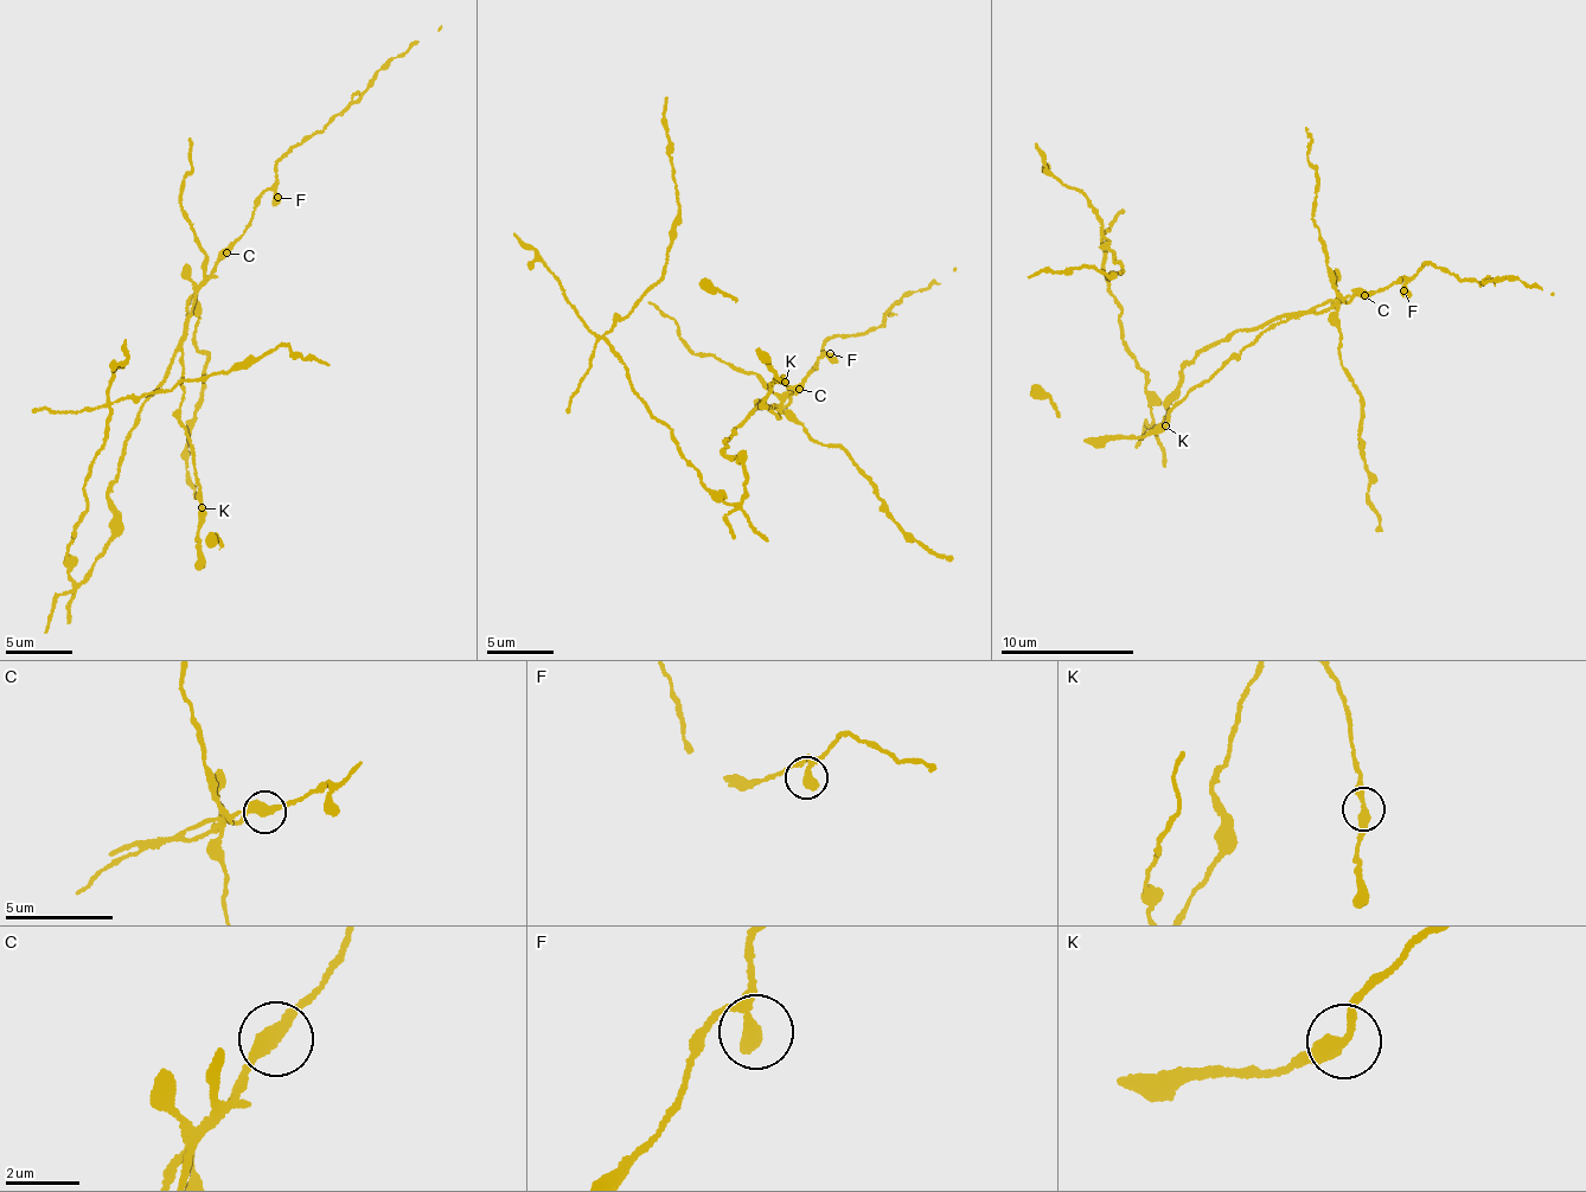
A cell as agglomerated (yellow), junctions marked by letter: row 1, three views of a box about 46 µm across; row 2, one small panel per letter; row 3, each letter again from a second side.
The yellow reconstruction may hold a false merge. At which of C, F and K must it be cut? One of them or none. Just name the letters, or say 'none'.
C

